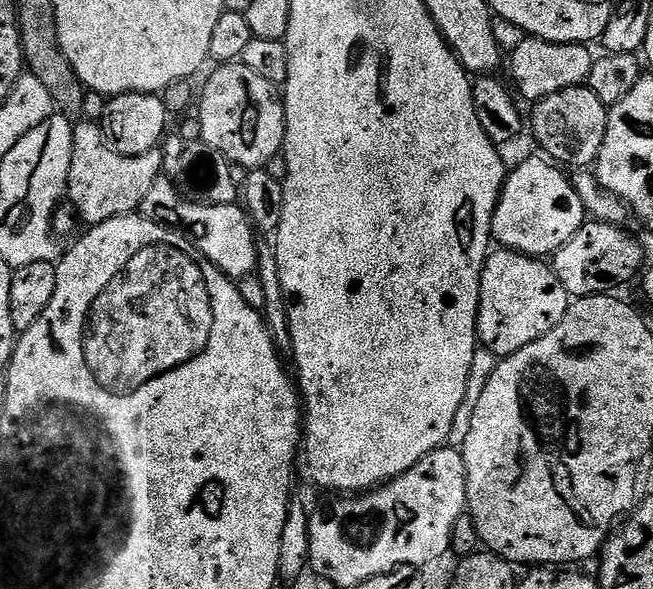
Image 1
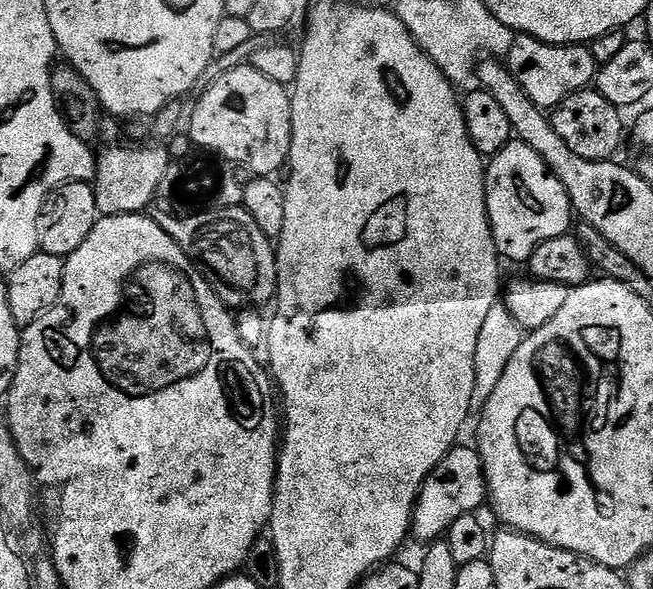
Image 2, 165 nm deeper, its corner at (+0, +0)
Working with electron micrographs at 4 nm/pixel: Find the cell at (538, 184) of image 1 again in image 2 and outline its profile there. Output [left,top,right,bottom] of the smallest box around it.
[484,138,574,264]

